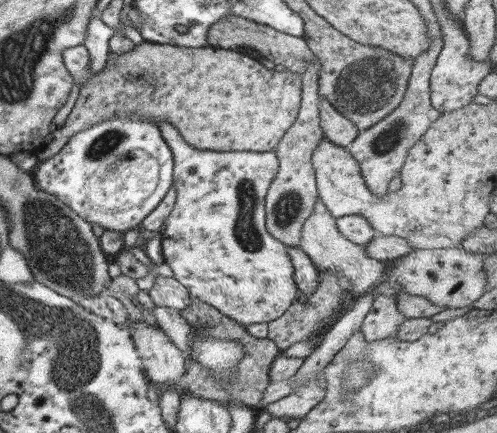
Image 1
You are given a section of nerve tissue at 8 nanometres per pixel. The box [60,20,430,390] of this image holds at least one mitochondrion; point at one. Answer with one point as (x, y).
(369, 85)

